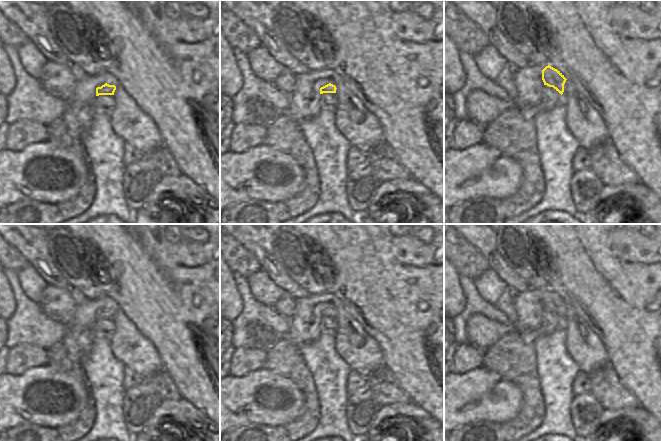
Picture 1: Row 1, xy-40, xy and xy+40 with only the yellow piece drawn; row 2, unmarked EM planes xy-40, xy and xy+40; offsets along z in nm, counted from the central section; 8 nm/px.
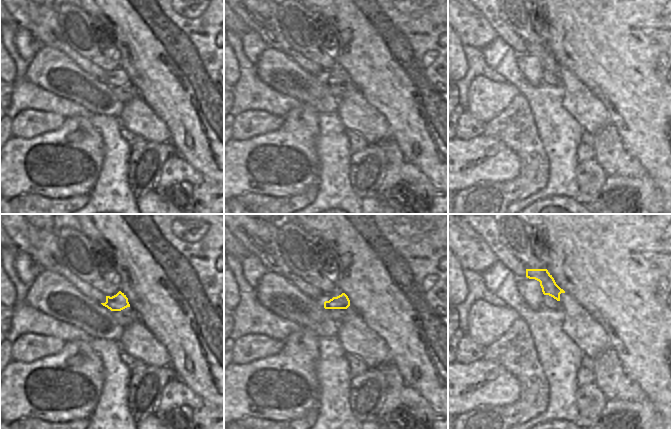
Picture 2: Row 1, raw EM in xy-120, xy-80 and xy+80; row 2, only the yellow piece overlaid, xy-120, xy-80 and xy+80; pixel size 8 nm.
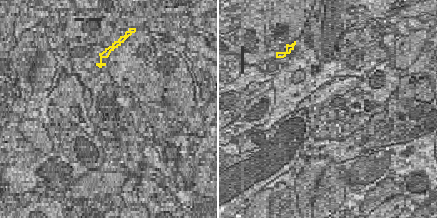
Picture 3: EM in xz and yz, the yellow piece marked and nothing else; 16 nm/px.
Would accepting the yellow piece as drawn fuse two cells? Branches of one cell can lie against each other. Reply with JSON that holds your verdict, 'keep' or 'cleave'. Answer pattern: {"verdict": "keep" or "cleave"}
{"verdict": "keep"}

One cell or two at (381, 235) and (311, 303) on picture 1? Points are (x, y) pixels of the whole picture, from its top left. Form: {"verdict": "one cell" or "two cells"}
{"verdict": "two cells"}

